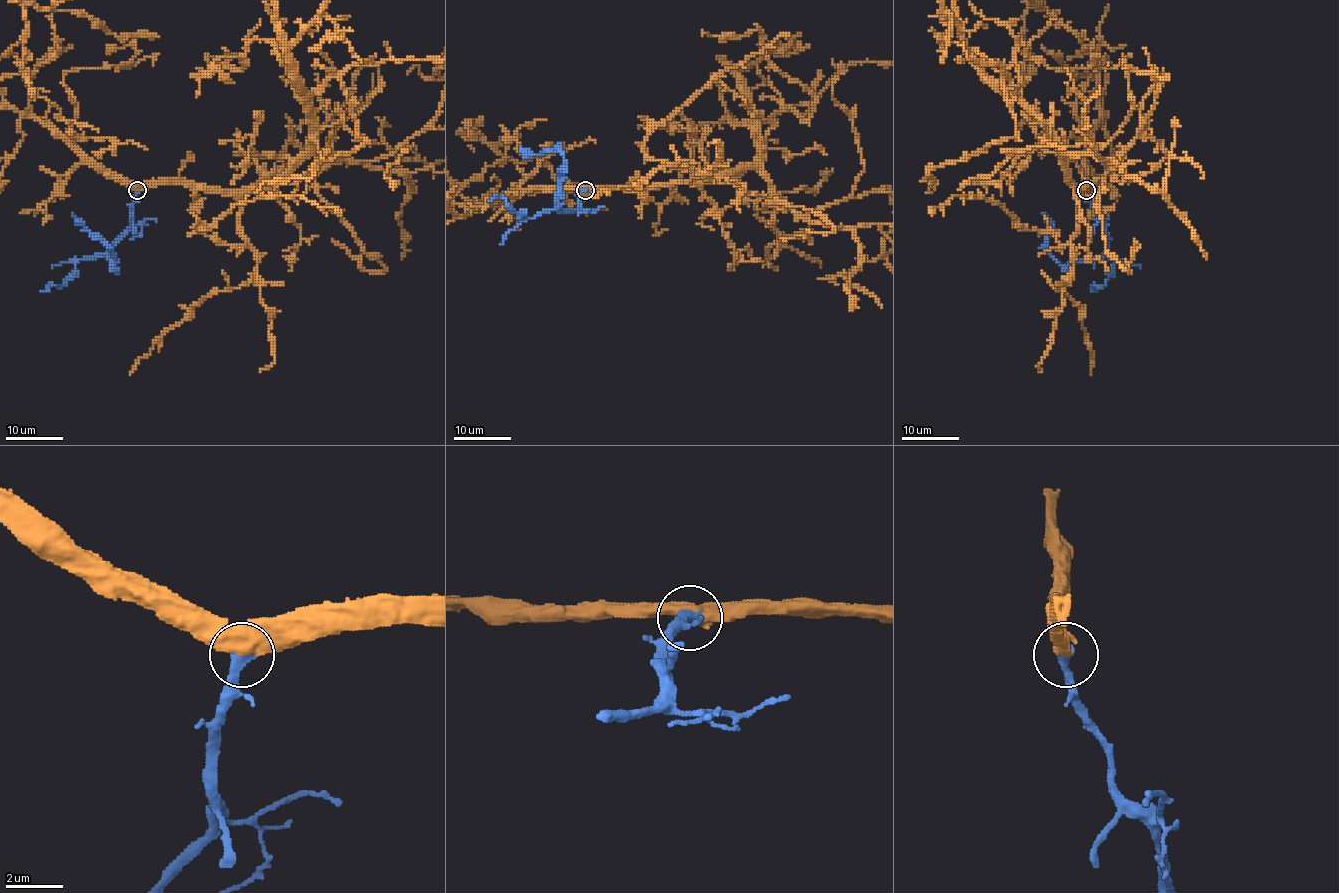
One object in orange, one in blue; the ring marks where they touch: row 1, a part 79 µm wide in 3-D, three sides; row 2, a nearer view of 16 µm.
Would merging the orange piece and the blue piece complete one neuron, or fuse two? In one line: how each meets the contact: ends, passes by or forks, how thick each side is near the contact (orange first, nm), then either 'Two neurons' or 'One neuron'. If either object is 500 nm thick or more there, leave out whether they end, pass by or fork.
Thickness 500 nm (orange) against 400 nm. One neuron

